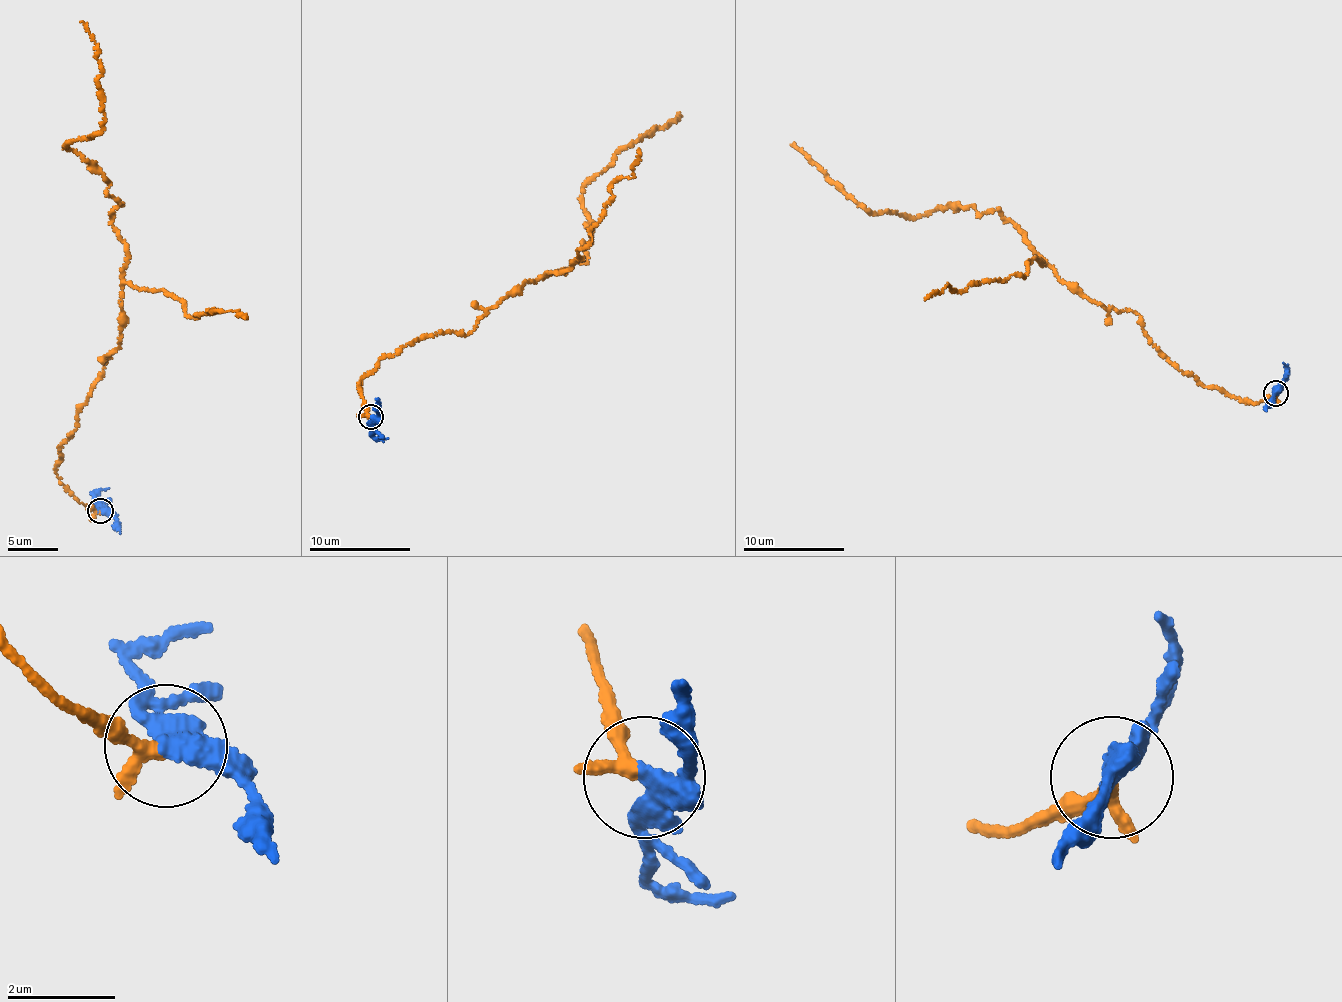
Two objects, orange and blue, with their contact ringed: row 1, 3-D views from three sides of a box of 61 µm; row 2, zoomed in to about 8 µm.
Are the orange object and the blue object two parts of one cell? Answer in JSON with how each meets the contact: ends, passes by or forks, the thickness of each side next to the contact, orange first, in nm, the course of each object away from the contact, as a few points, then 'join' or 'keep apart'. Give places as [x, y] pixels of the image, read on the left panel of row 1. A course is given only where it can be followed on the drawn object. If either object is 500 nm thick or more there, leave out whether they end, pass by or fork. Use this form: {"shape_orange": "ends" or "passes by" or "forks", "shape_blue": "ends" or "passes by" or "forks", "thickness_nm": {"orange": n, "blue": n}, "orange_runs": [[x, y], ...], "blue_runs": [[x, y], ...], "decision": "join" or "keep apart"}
{"shape_orange": "ends", "shape_blue": "passes by", "thickness_nm": {"orange": 280, "blue": 400}, "orange_runs": [[100, 512], [55, 472], [117, 348], [127, 262], [121, 203], [65, 146], [105, 115], [80, 21]], "blue_runs": [[100, 512], [96, 494], [109, 488]], "decision": "keep apart"}

